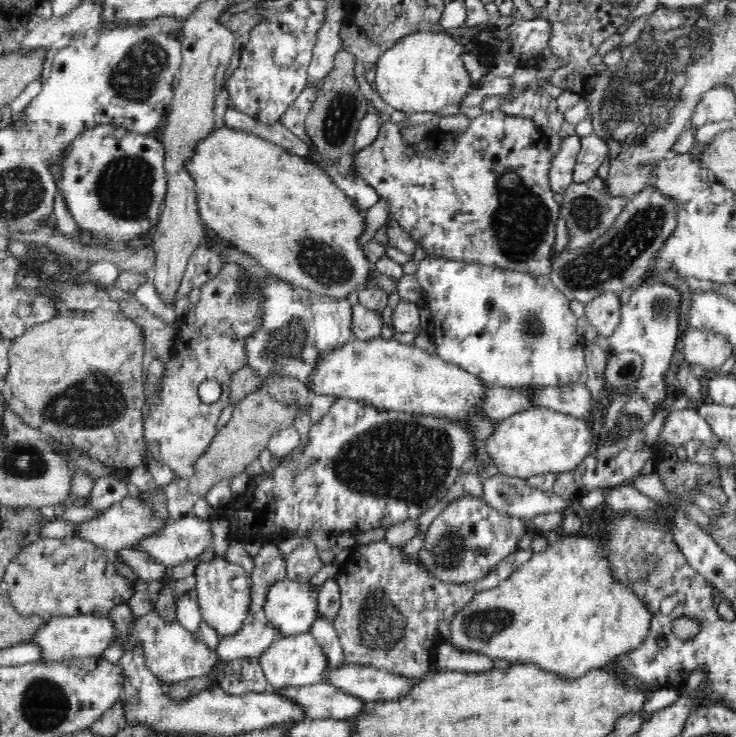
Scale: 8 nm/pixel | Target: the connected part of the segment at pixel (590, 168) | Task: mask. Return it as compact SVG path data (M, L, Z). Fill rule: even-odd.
M591 134L580 140L580 152L572 170L572 183L583 183L597 176L598 167L608 154L608 145L598 136Z

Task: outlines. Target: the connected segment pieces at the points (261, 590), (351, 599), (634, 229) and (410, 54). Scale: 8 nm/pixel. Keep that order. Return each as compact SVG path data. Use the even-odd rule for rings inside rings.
M277 544L262 545L258 554L254 556L254 568L249 573L250 577L250 605L248 605L248 613L254 614L264 606L268 588L274 582L276 576L282 576L282 568L284 564L270 564L270 556L278 556Z
M388 540L356 545L336 574L341 604L332 623L344 662L384 669L396 677L422 679L435 669L435 650L443 642L439 622L452 620L478 592L506 580L531 555L531 550L514 551L484 578L460 588L455 583L443 583L428 575L415 558L404 561L402 549L392 547Z
M647 186L629 199L624 210L616 216L612 227L608 228L602 236L598 236L591 245L579 251L565 250L557 258L551 259L548 274L550 281L554 283L554 287L566 295L569 301L578 300L584 305L588 304L597 294L606 291L612 291L620 296L624 288L637 286L645 279L656 250L662 246L662 242L672 234L672 228L676 226L674 214L676 214L674 203L670 199L664 199L662 193L656 191L654 187Z
M422 30L403 36L392 48L381 52L376 67L370 73L373 89L378 92L378 96L386 102L390 110L400 110L408 115L439 112L445 106L460 103L468 90L474 88L461 56L464 52L466 52L465 46L445 31Z

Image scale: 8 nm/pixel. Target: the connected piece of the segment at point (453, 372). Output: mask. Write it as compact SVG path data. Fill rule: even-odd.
M394 338L362 341L351 339L347 344L321 355L306 382L312 396L326 394L336 398L364 401L377 409L406 413L433 414L452 420L467 420L475 436L477 463L488 462L484 440L492 434L494 424L480 417L476 410L483 398L483 383L469 372L430 355L413 345L400 344Z

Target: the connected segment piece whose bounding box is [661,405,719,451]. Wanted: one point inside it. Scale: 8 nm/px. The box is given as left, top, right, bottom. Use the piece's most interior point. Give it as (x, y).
(682, 425)

